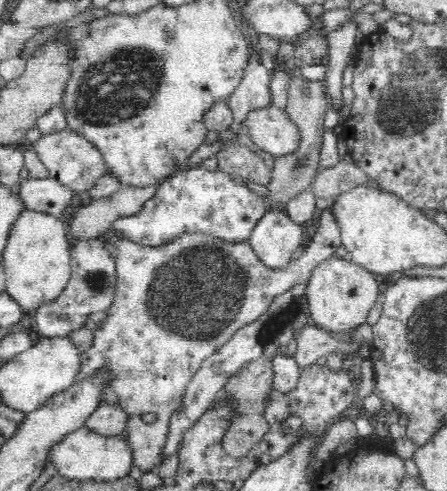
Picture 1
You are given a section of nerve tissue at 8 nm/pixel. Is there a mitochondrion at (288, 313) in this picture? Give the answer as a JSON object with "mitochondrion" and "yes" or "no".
{"mitochondrion":"yes"}

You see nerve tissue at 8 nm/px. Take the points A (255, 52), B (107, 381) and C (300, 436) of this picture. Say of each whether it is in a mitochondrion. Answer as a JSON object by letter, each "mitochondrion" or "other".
{"A":"other","B":"other","C":"other"}

